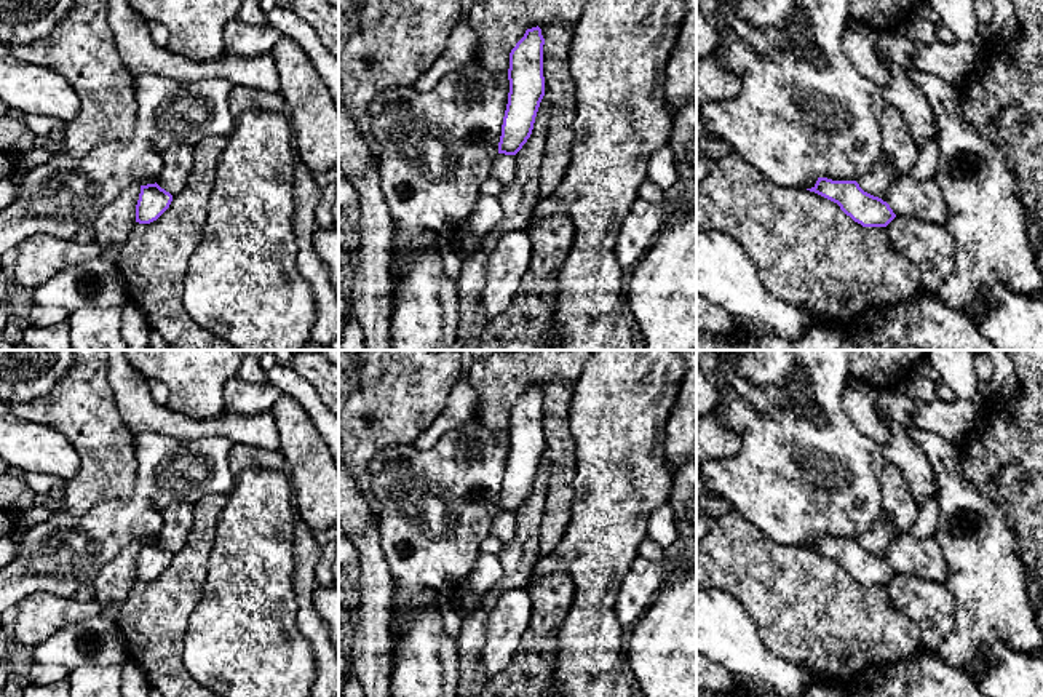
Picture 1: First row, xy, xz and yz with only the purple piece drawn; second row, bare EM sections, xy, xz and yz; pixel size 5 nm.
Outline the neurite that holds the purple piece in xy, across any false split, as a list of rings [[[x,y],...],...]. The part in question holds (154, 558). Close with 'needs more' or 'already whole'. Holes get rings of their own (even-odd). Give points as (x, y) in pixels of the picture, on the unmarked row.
[[[157,540],[141,544],[136,563],[136,580],[150,582],[157,579],[171,563],[173,553],[161,547]]]; already whole

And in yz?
[[[818,536],[816,542],[807,548],[837,561],[863,585],[886,585],[896,576],[886,560],[864,550],[856,539]]]; already whole

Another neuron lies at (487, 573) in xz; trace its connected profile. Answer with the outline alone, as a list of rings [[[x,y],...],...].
[[[479,553],[471,579],[474,593],[486,593],[494,588],[503,577],[503,568],[498,555]]]

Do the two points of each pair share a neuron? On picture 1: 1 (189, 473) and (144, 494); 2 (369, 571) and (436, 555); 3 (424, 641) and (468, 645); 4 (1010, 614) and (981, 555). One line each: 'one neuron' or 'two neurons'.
1: one neuron
2: two neurons
3: two neurons
4: one neuron

